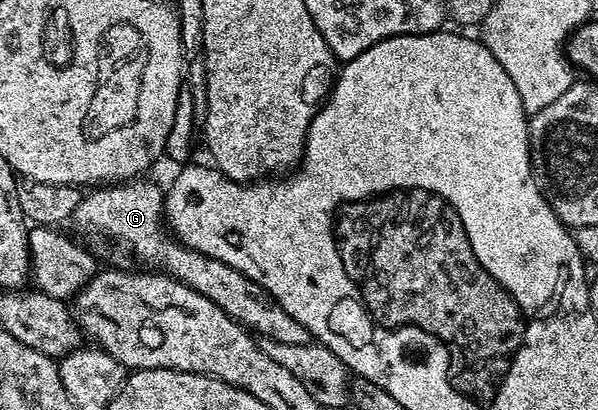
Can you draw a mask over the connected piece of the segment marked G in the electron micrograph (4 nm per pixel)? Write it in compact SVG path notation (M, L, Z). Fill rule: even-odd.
M122 181L116 185L101 185L90 190L93 192L90 195L88 192L75 209L72 222L81 227L90 227L93 231L102 231L103 234L126 243L139 258L154 263L157 266L154 268L195 289L195 293L219 305L219 309L223 309L225 315L230 315L236 323L240 323L250 332L287 345L303 345L310 342L309 330L299 325L299 321L295 321L291 313L282 309L262 287L243 277L243 273L223 265L223 261L184 247L182 243L170 237L163 222L165 191L153 183L141 182L145 181Z

